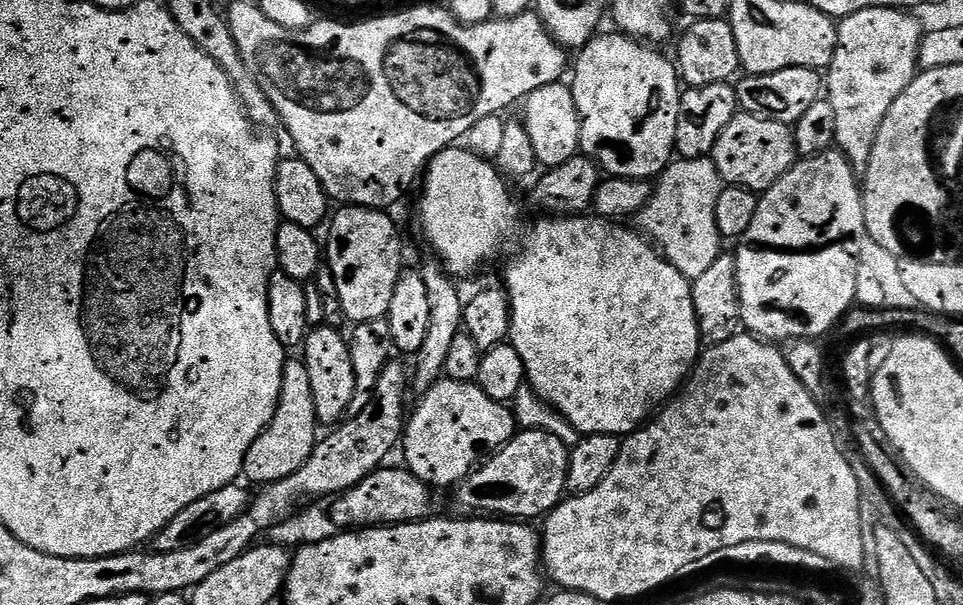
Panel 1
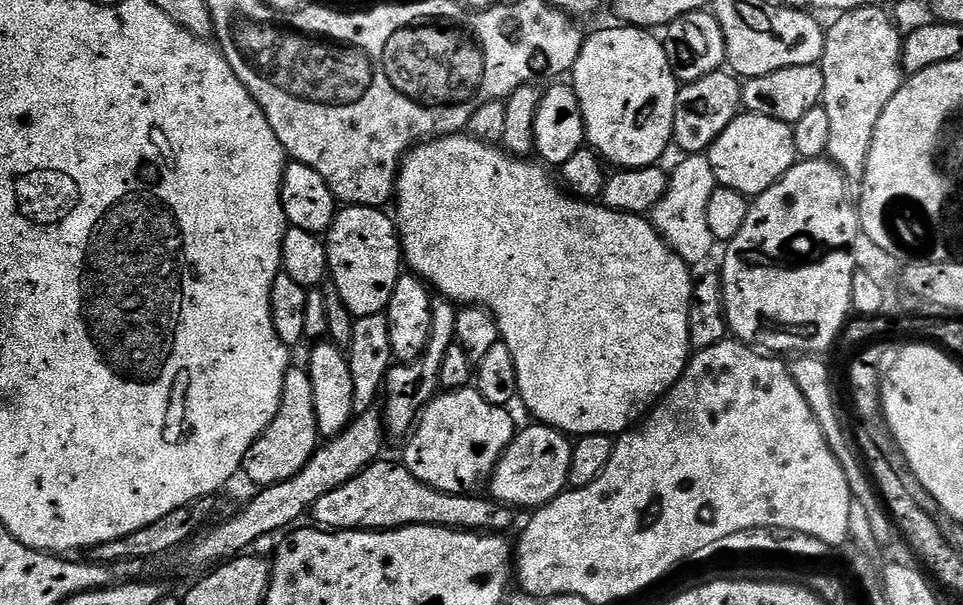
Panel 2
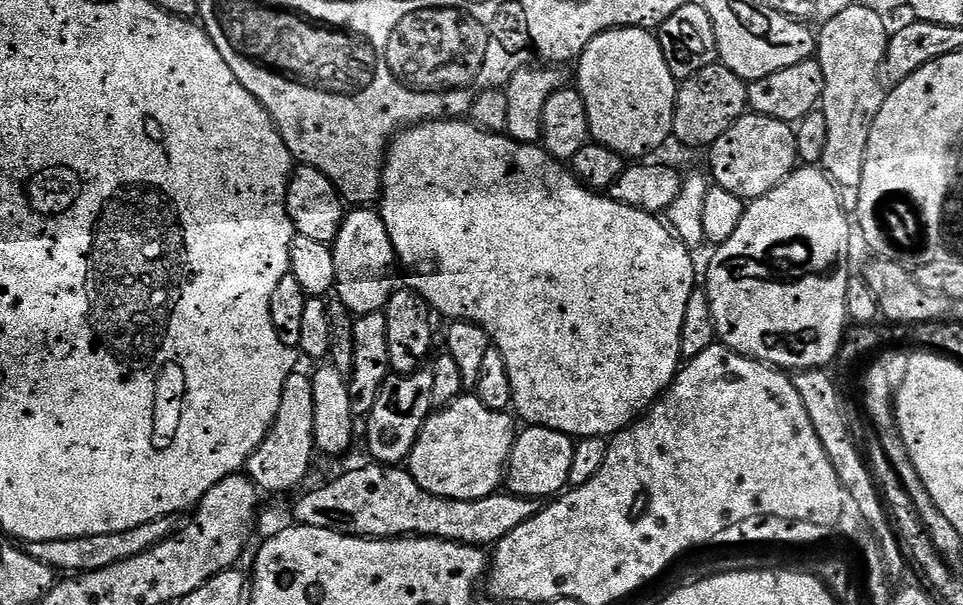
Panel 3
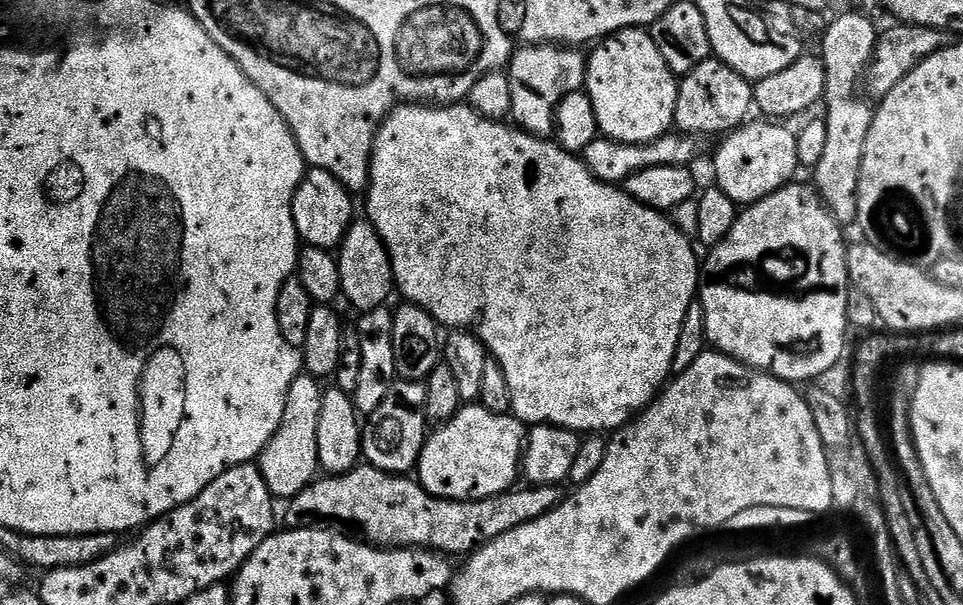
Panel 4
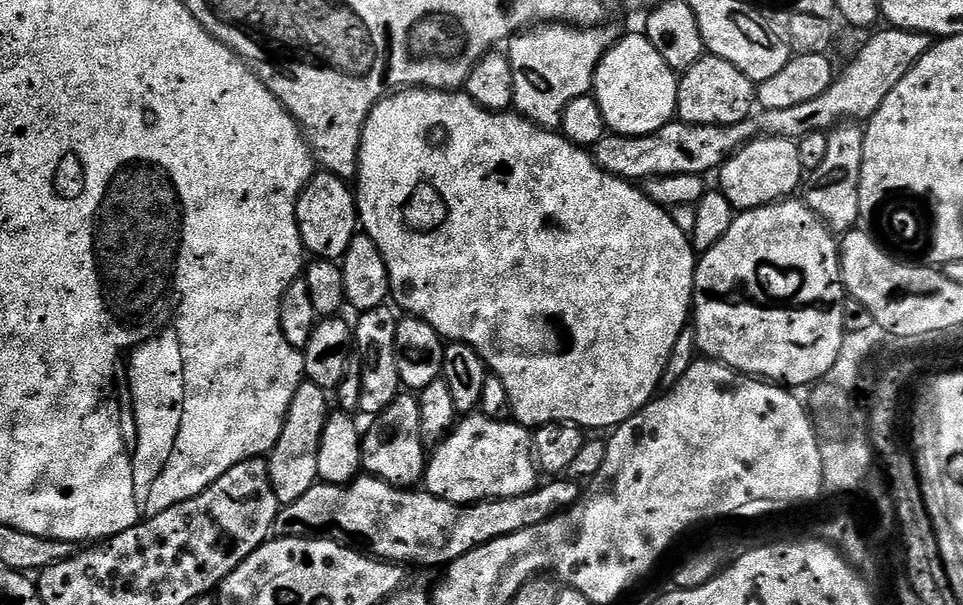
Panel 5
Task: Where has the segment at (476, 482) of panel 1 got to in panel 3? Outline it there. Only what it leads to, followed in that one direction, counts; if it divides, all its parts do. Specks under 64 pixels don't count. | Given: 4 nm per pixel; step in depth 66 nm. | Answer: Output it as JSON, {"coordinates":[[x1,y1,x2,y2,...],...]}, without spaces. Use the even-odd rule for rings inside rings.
{"coordinates":[[528,426,517,435,514,446,512,447,512,456,508,460,506,469,506,488,511,495,524,496,527,500,543,501,547,498,556,498,569,487,570,466,574,459,574,450,576,449,573,437,567,436,564,432,550,430,549,428,538,428]]}

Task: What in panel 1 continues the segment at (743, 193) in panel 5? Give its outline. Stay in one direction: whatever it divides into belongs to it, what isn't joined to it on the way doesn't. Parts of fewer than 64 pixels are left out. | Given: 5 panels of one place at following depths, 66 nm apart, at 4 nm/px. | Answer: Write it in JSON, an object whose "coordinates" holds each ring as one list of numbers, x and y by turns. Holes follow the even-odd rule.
{"coordinates":[[740,112,730,126,722,130,710,158,718,166,718,174,725,185,742,186,763,194,798,163,796,134,782,122,770,122,766,118,751,116,749,112]]}

